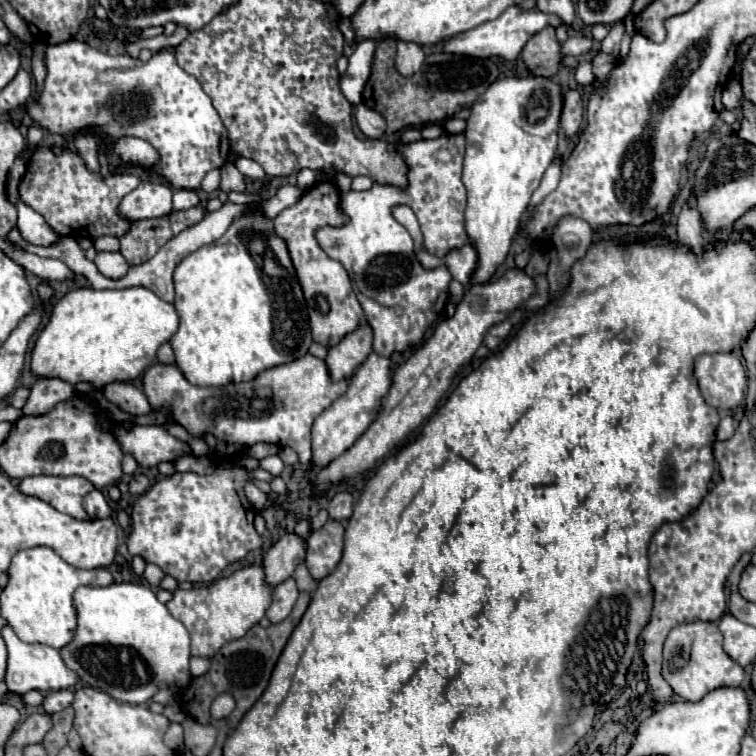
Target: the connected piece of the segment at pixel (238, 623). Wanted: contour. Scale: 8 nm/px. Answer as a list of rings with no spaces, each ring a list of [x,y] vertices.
[[[248,566],[236,570],[228,578],[214,580],[208,586],[192,590],[176,590],[172,600],[166,604],[170,614],[180,620],[192,638],[192,656],[212,658],[222,644],[242,638],[258,620],[264,616],[270,606],[272,588],[264,584],[262,566]]]

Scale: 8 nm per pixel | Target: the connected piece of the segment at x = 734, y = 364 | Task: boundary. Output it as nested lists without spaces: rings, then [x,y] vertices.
[[[730,352],[700,354],[694,360],[694,378],[706,404],[718,410],[736,408],[748,386],[742,362]]]

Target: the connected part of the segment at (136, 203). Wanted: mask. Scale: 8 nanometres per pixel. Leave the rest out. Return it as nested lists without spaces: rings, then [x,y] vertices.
[[[142,180],[134,192],[122,198],[118,214],[130,222],[144,218],[160,218],[172,212],[172,188],[166,182]]]

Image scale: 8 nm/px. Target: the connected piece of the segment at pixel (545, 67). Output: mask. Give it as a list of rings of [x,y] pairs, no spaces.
[[[548,26],[536,36],[532,36],[522,50],[522,60],[530,76],[538,74],[544,78],[552,78],[562,64],[562,52],[554,36],[554,28]]]

